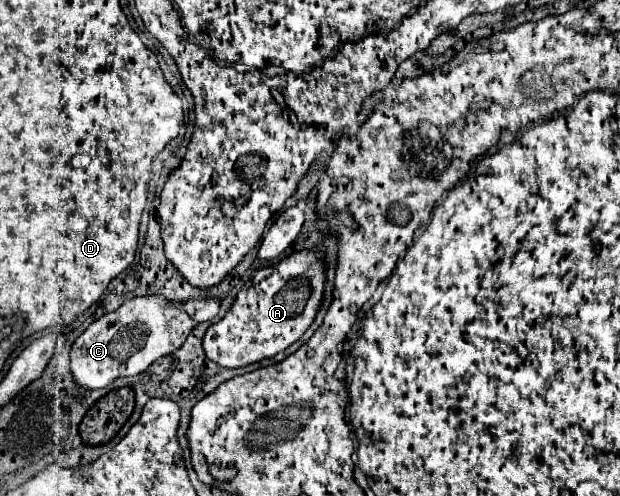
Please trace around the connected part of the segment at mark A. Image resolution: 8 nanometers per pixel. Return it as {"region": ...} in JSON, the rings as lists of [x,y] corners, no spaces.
{"region":[[[299,250],[289,254],[275,266],[271,276],[257,284],[249,282],[243,286],[231,310],[219,322],[209,326],[203,338],[205,354],[219,366],[241,368],[289,348],[305,334],[321,310],[325,282],[327,276],[323,252]]]}

